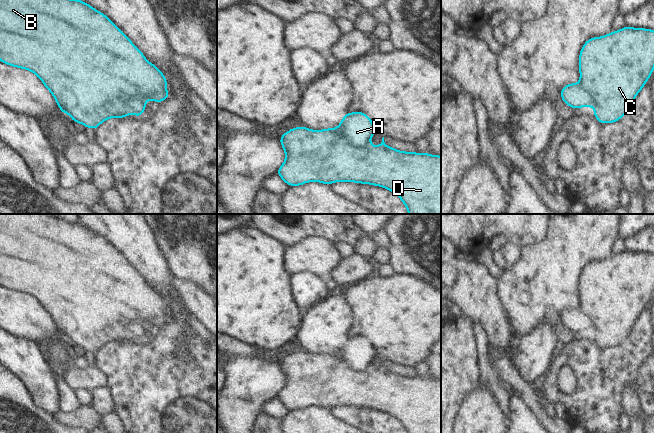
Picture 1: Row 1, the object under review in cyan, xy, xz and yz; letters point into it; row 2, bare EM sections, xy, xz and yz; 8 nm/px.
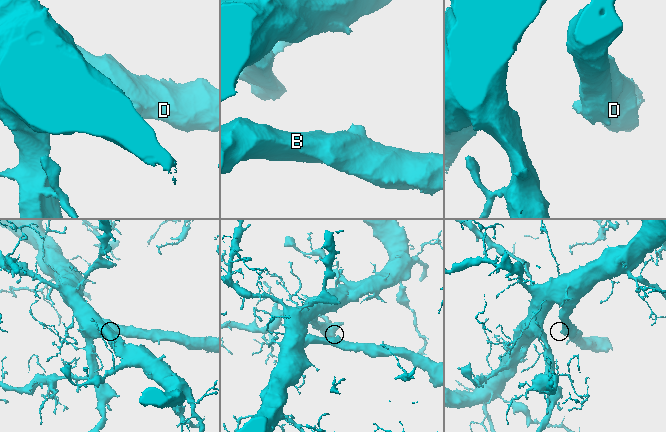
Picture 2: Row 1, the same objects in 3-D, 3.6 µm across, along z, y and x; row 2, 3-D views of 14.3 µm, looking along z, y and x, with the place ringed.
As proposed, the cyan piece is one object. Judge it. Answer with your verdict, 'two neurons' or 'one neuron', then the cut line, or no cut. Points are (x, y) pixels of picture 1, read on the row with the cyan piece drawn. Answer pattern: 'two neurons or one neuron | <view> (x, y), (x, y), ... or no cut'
two neurons | xz (324, 129), (338, 131), (358, 147), (369, 144)

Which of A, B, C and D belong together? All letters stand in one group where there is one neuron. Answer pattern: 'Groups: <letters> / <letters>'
Groups: A / B C D

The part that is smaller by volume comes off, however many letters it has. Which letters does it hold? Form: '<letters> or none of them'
A

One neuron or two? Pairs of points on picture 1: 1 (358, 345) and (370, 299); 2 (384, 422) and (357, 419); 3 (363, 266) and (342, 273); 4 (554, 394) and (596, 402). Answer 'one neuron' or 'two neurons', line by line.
1: two neurons
2: one neuron
3: one neuron
4: one neuron

